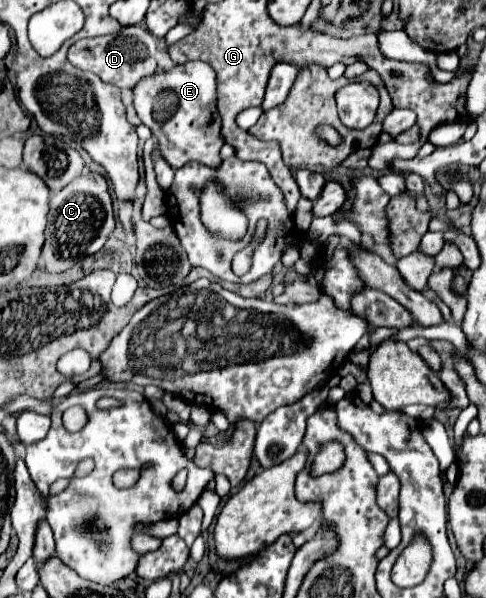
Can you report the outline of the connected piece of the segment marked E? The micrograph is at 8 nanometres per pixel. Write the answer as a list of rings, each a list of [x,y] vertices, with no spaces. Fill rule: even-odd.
[[[192,61],[156,71],[136,83],[132,97],[136,97],[138,117],[156,135],[160,153],[170,167],[180,169],[196,159],[204,165],[220,165],[218,151],[224,141],[220,137],[220,117],[216,113],[216,73],[212,73],[208,63]]]

